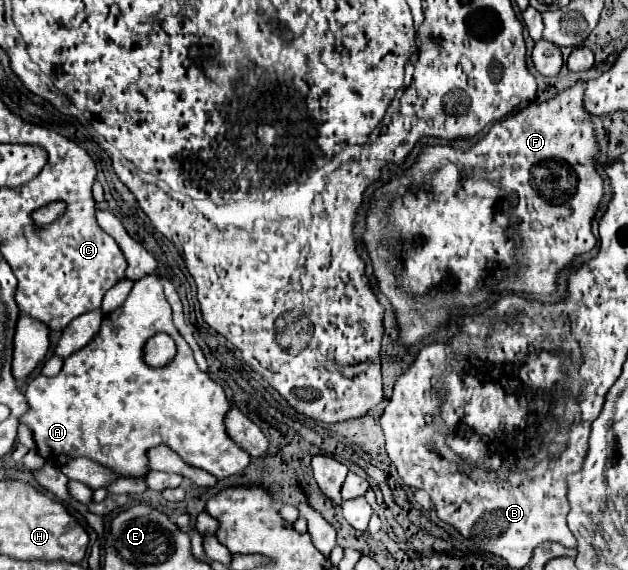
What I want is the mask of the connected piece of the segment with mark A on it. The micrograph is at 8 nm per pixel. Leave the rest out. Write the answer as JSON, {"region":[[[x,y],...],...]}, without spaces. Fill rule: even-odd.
{"region":[[[156,276],[142,278],[138,284],[132,286],[124,304],[104,316],[102,328],[96,338],[64,360],[62,372],[58,376],[48,378],[38,374],[36,378],[32,378],[26,388],[26,400],[30,404],[30,410],[20,418],[20,422],[28,424],[28,428],[32,430],[38,454],[46,462],[58,466],[66,464],[72,458],[86,456],[98,464],[110,466],[122,476],[140,478],[144,476],[146,452],[156,444],[166,444],[175,449],[190,466],[206,470],[222,480],[232,474],[240,474],[252,460],[250,454],[246,454],[228,438],[224,416],[232,406],[226,400],[222,386],[218,386],[206,372],[198,370],[190,346],[172,324],[172,310]],[[158,332],[166,332],[176,342],[176,356],[164,368],[152,368],[142,358],[142,348],[146,340]]]}

